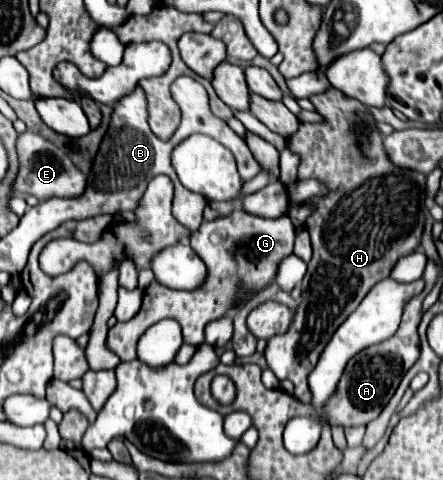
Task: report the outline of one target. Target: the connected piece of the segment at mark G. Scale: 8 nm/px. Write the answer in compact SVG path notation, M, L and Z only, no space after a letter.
M234 209L226 217L218 217L214 221L202 221L200 229L190 235L192 249L206 261L208 277L202 287L196 291L176 291L170 287L152 281L142 299L140 311L124 323L116 323L108 331L108 347L122 357L122 361L136 359L136 341L148 325L170 317L182 325L184 343L194 347L204 343L204 325L224 317L224 313L236 303L240 293L256 293L260 287L272 283L278 263L292 253L296 229L288 217L264 219L250 213L242 213L242 209Z

